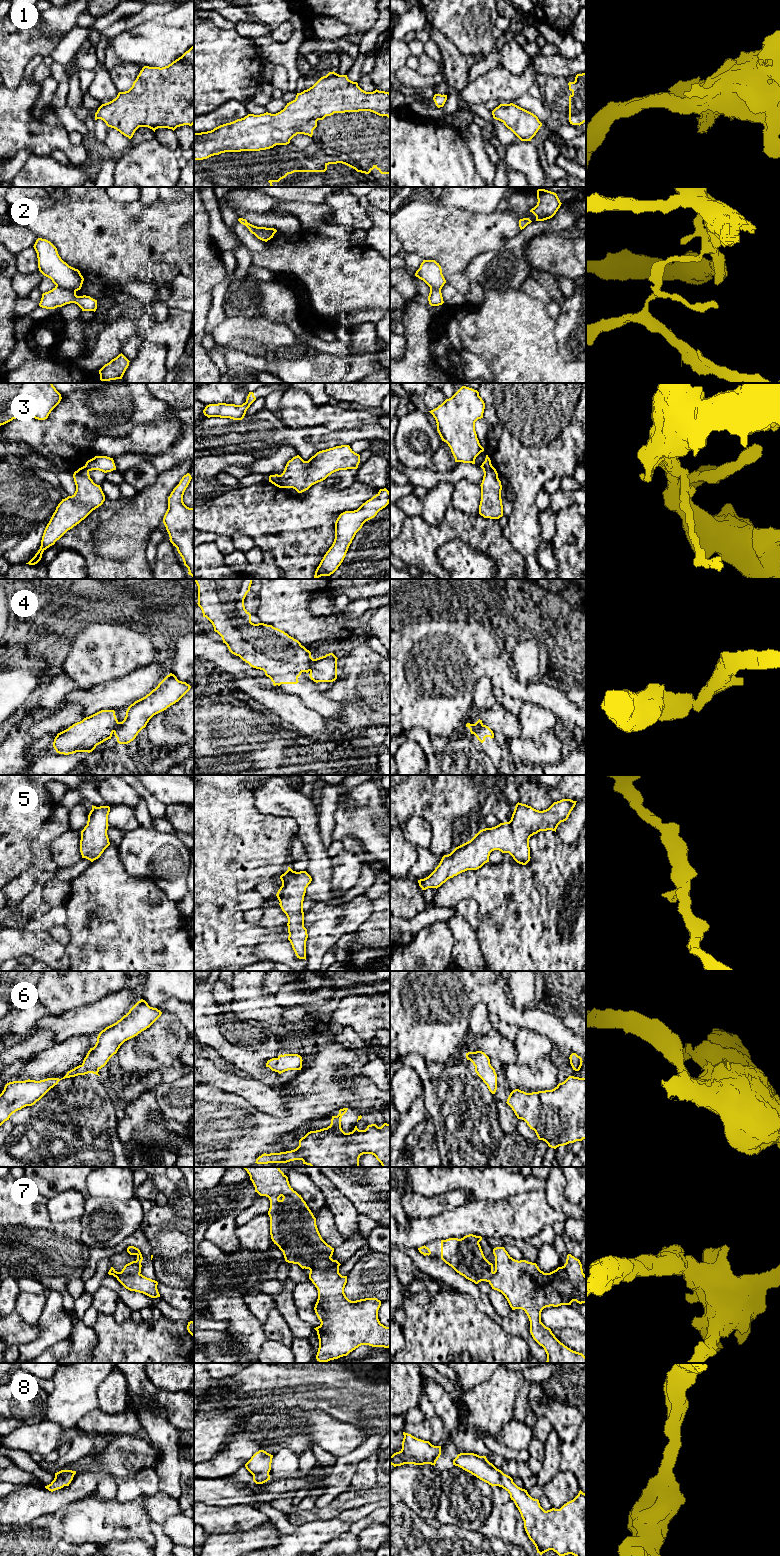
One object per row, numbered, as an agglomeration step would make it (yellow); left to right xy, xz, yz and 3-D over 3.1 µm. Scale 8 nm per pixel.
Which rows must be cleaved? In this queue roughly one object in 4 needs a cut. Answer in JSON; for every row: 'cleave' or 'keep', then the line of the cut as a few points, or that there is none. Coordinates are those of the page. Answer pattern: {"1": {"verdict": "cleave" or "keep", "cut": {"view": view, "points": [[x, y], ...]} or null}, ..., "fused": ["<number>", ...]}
{"1": {"verdict": "keep", "cut": null}, "2": {"verdict": "cleave", "cut": {"view": "xy", "points": [[56, 285], [75, 292]]}}, "3": {"verdict": "cleave", "cut": {"view": "xz", "points": [[279, 475], [283, 487]]}}, "4": {"verdict": "cleave", "cut": {"view": "yz", "points": [[482, 724], [469, 728]]}}, "5": {"verdict": "keep", "cut": null}, "6": {"verdict": "keep", "cut": null}, "7": {"verdict": "cleave", "cut": {"view": "xz", "points": [[338, 1266], [313, 1268], [310, 1271]]}}, "8": {"verdict": "keep", "cut": null}, "fused": ["2", "3", "4", "7"]}

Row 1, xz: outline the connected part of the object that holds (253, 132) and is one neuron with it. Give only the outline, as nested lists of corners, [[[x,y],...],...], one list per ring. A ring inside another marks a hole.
[[[329,72],[309,89],[297,93],[296,98],[276,114],[268,112],[260,115],[248,114],[244,118],[220,125],[211,131],[194,133],[194,160],[207,159],[225,152],[260,151],[276,145],[287,145],[297,134],[312,137],[317,121],[323,120],[326,116],[359,111],[370,111],[390,118],[390,93],[377,89],[366,92],[357,82],[349,80],[347,75]]]

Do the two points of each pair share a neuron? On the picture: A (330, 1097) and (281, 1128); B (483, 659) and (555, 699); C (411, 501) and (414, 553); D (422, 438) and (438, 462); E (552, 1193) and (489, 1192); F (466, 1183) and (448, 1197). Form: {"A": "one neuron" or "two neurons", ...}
{"A": "one neuron", "B": "one neuron", "C": "two neurons", "D": "two neurons", "E": "two neurons", "F": "two neurons"}

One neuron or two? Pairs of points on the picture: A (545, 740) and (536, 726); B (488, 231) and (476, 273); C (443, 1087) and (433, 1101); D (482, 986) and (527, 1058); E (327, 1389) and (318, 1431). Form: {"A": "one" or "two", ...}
{"A": "two", "B": "two", "C": "one", "D": "two", "E": "two"}

